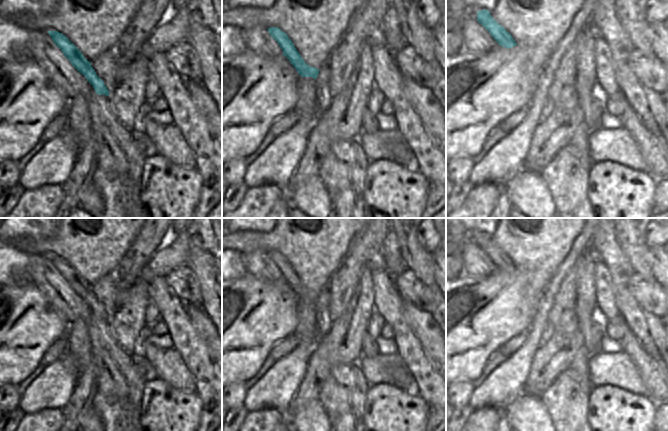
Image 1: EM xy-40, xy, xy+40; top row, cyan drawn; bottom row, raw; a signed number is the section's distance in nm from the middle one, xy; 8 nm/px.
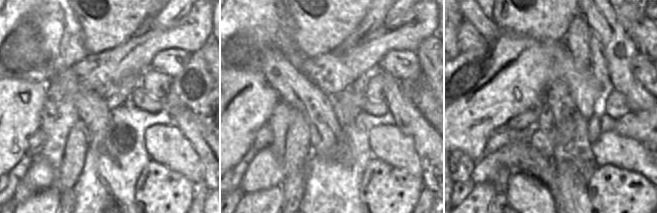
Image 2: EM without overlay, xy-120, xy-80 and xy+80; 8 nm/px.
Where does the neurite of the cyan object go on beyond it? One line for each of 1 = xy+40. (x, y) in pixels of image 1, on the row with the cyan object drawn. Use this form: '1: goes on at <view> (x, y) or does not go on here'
1: does not go on here

